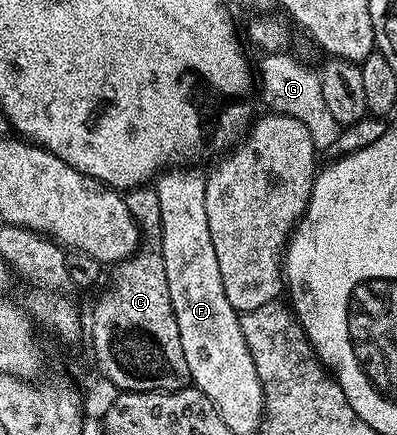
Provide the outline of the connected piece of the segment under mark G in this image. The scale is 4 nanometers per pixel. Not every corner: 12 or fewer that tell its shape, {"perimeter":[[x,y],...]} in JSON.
{"perimeter":[[278,52],[257,63],[270,111],[302,120],[319,150],[343,127],[320,75]]}

